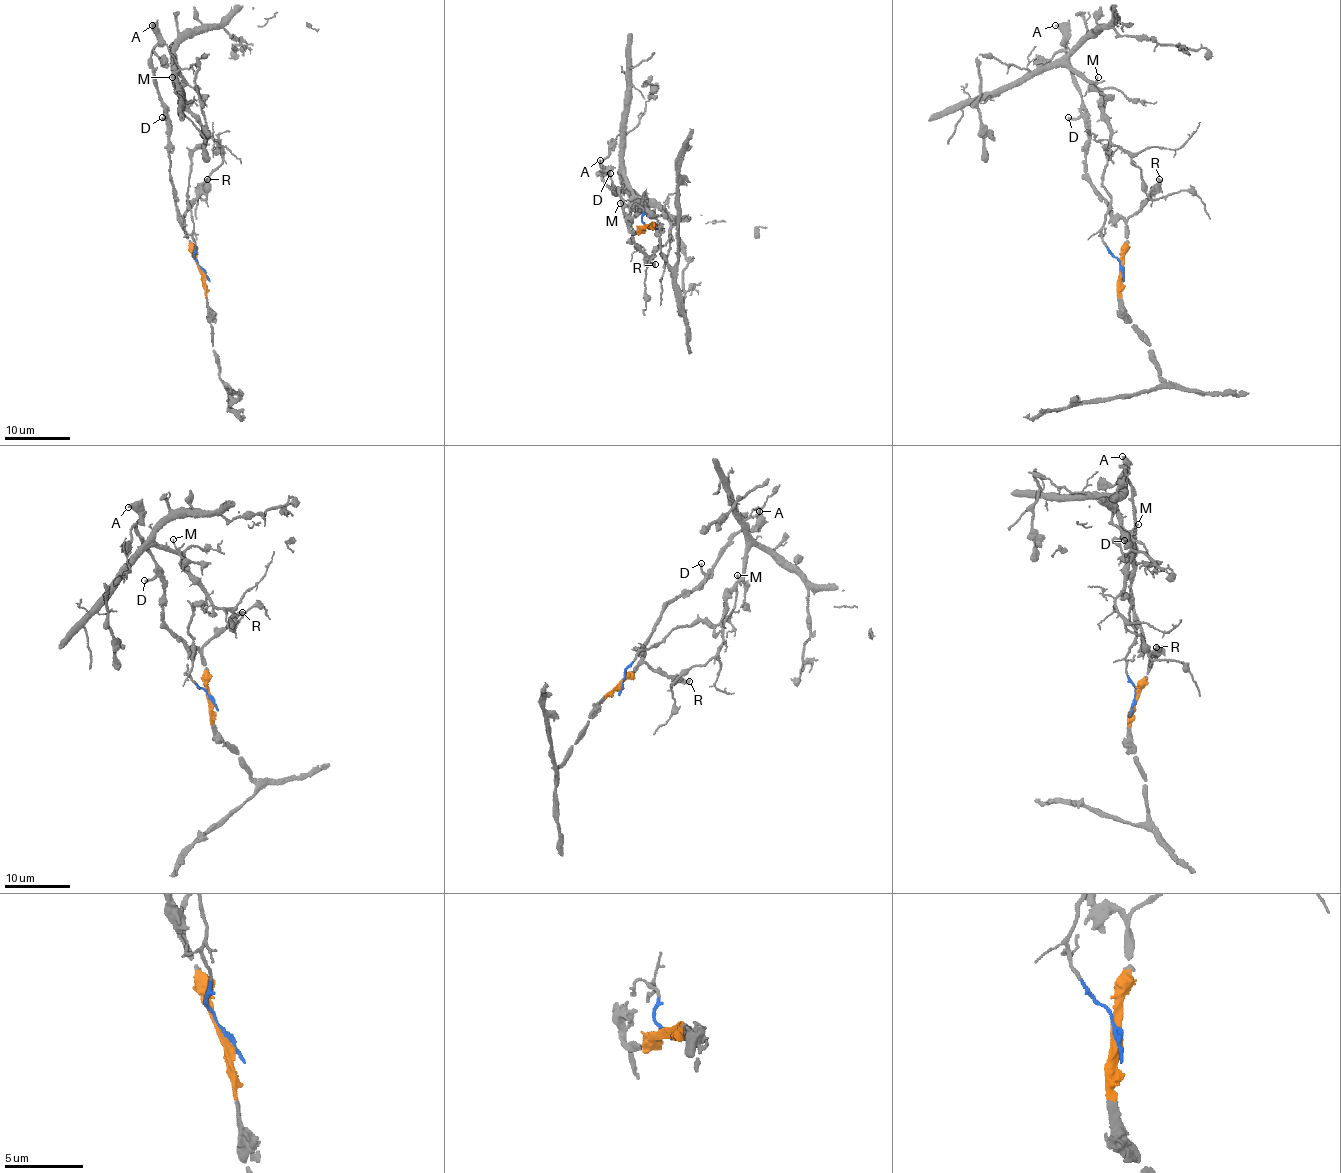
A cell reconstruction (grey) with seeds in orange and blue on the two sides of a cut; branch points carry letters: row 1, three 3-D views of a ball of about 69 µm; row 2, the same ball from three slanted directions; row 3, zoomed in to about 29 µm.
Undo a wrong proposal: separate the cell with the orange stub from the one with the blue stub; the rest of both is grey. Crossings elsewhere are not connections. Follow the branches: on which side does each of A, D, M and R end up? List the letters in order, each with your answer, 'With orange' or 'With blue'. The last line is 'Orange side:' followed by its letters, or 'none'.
A: With orange
D: With orange
M: With blue
R: With orange
Orange side: A, D, R

